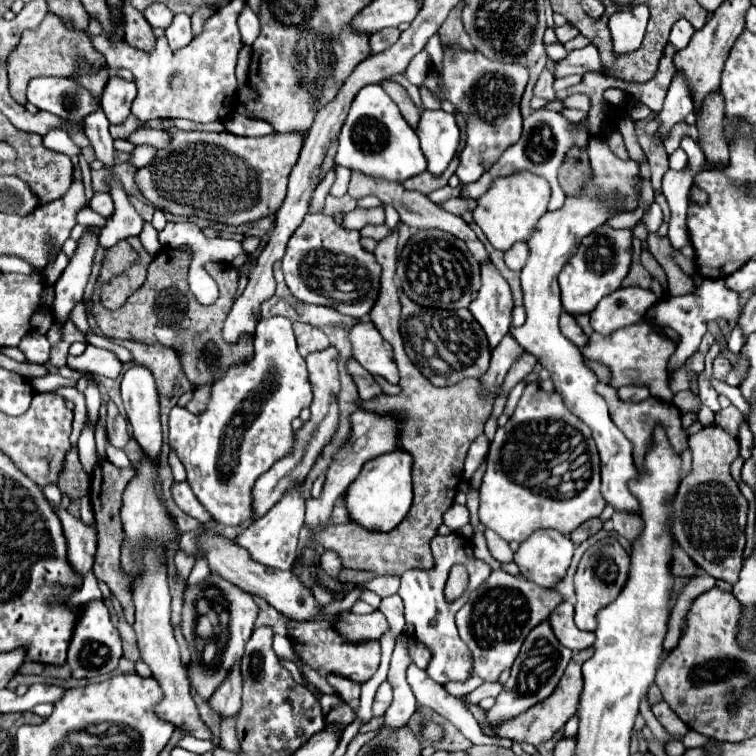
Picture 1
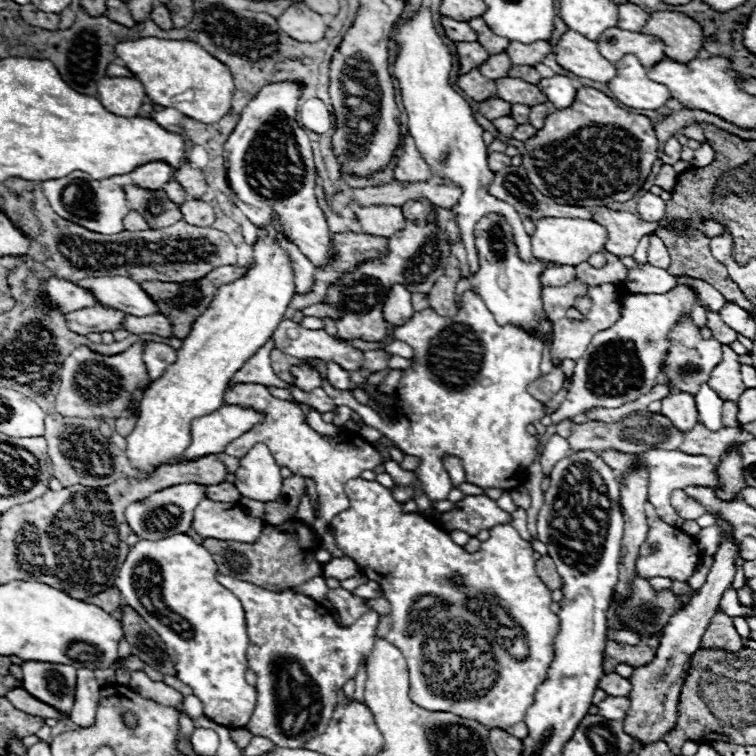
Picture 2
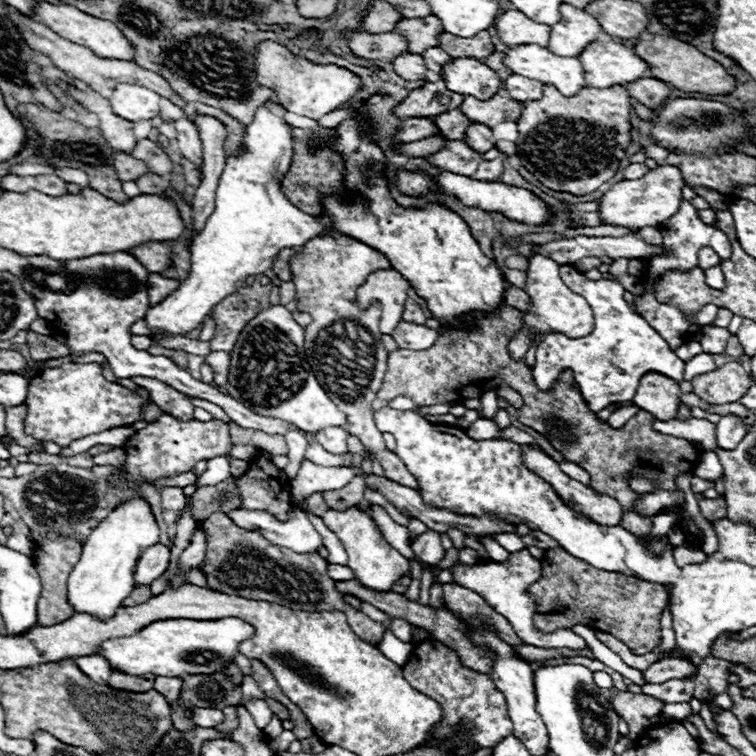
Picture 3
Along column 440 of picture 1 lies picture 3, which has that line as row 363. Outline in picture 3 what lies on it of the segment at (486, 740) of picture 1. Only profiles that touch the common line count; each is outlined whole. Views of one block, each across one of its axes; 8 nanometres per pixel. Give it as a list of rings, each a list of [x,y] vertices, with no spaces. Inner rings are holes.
[[[700,352],[700,354],[696,354],[692,360],[688,360],[688,362],[684,364],[684,368],[686,368],[686,380],[692,380],[692,378],[696,378],[696,376],[700,376],[700,374],[712,372],[712,370],[718,368],[718,366],[716,366],[716,362],[712,360],[710,354]]]

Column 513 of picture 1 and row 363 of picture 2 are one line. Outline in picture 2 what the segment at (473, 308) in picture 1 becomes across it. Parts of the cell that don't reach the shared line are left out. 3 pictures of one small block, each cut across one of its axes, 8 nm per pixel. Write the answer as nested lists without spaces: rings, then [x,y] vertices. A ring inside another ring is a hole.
[[[308,362],[304,364],[296,364],[290,368],[290,374],[292,374],[292,384],[296,384],[298,388],[302,390],[314,390],[322,384],[322,376],[316,368],[312,368]]]

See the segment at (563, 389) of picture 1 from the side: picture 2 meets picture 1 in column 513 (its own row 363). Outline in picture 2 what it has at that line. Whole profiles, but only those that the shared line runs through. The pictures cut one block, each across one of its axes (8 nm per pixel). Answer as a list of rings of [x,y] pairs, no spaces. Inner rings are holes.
[[[328,362],[328,382],[336,390],[346,390],[348,392],[348,390],[354,388],[354,384],[350,382],[350,374],[334,362]]]

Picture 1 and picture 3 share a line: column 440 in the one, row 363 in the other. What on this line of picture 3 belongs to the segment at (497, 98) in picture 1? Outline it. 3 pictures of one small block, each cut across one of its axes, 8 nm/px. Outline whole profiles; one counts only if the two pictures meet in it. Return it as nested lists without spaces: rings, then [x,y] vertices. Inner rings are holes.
[[[66,362],[58,368],[44,368],[28,380],[28,412],[24,418],[24,432],[36,440],[50,440],[60,446],[68,446],[78,438],[130,426],[142,420],[142,408],[148,402],[152,400],[146,388],[128,390],[120,384],[108,382],[96,362]]]

